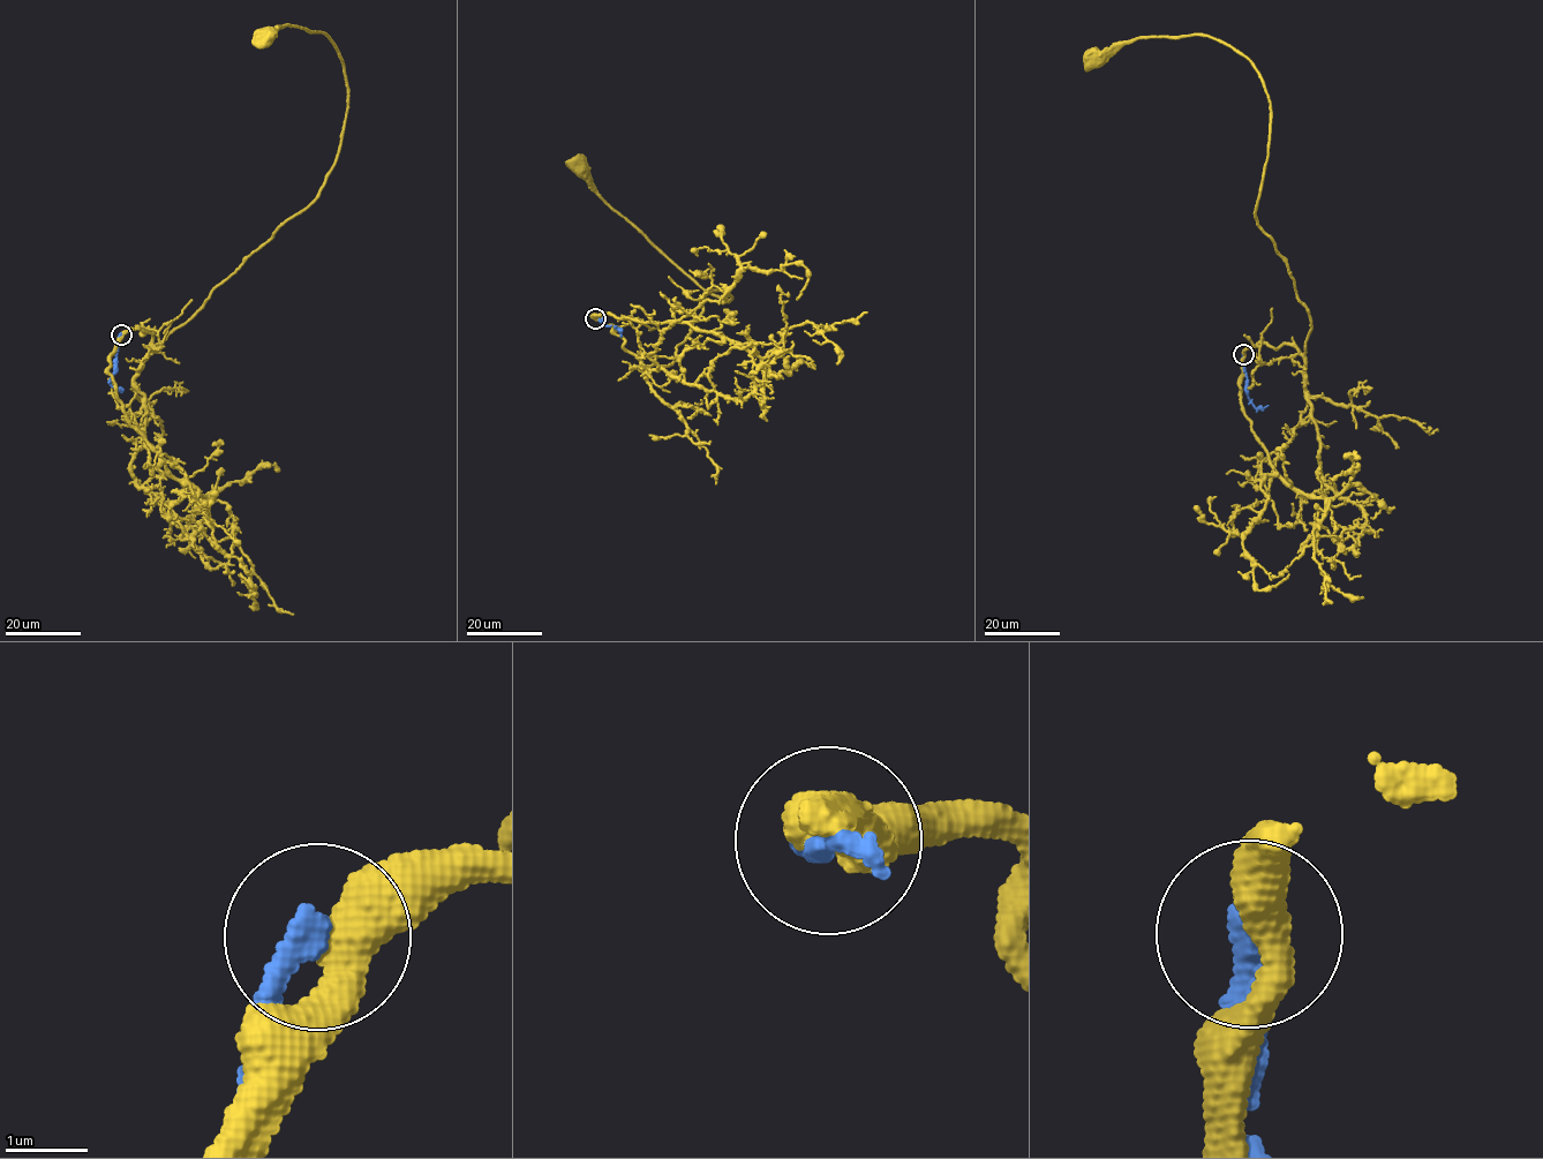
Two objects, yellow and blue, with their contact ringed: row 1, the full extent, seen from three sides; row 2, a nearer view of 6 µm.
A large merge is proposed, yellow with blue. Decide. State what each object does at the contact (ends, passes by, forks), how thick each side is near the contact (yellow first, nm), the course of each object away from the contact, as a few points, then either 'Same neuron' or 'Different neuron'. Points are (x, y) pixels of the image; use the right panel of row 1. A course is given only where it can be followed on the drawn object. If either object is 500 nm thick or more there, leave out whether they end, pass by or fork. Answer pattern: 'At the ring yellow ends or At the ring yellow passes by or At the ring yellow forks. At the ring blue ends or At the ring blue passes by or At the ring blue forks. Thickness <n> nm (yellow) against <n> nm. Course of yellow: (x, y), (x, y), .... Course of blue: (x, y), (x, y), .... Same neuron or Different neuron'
At the ring yellow passes by. At the ring blue ends. Thickness 440 nm (yellow) against 320 nm. Course of yellow: (1243, 355), (1266, 344), (1306, 354), (1311, 328), (1256, 218), (1264, 81), (1205, 35), (1093, 57). Course of blue: (1243, 354), (1249, 401), (1256, 408), (1269, 405). Different neuron

